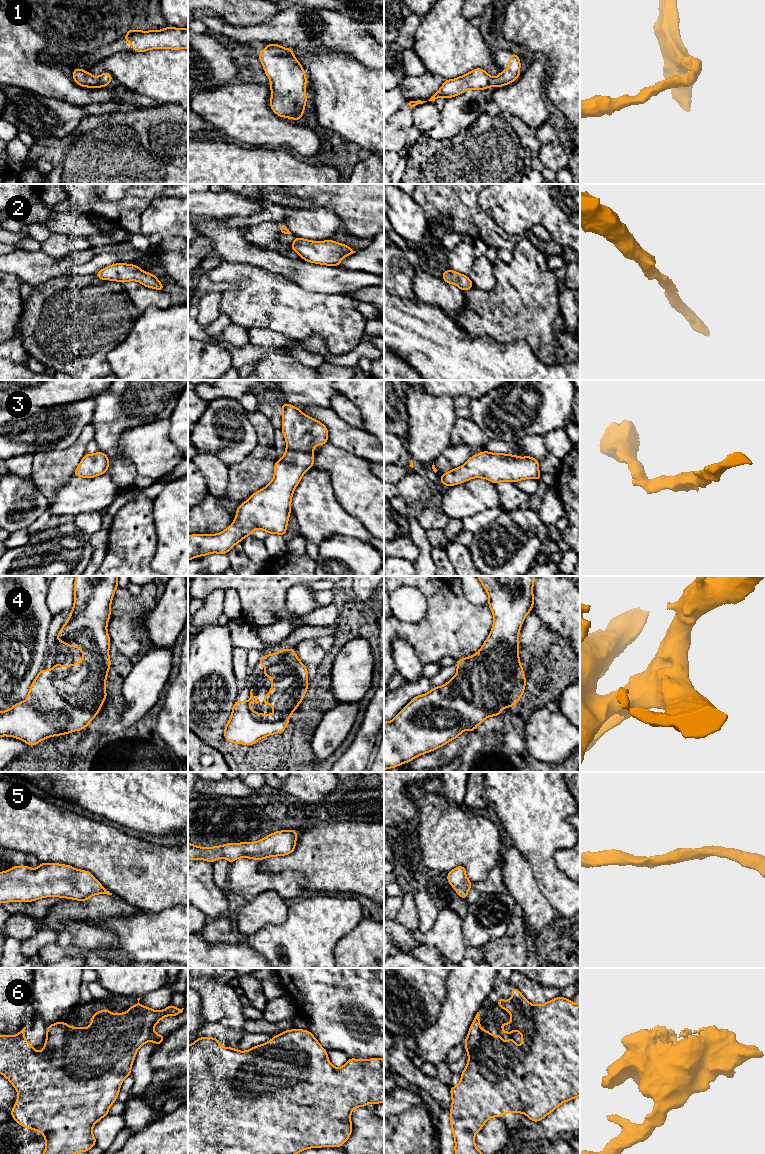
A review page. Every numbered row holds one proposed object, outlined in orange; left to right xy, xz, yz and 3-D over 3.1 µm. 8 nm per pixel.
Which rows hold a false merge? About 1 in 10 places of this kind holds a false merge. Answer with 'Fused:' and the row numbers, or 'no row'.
Fused: no row

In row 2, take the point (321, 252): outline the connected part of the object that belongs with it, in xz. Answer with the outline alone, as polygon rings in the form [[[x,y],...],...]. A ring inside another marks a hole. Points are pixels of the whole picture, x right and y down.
[[[297,236],[290,247],[307,262],[332,267],[341,264],[343,257],[356,252],[351,247],[334,240],[311,241]]]

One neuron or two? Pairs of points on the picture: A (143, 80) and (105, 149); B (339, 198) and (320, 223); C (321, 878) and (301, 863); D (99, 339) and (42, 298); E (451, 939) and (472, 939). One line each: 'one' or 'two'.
A: two
B: two
C: one
D: one
E: two

